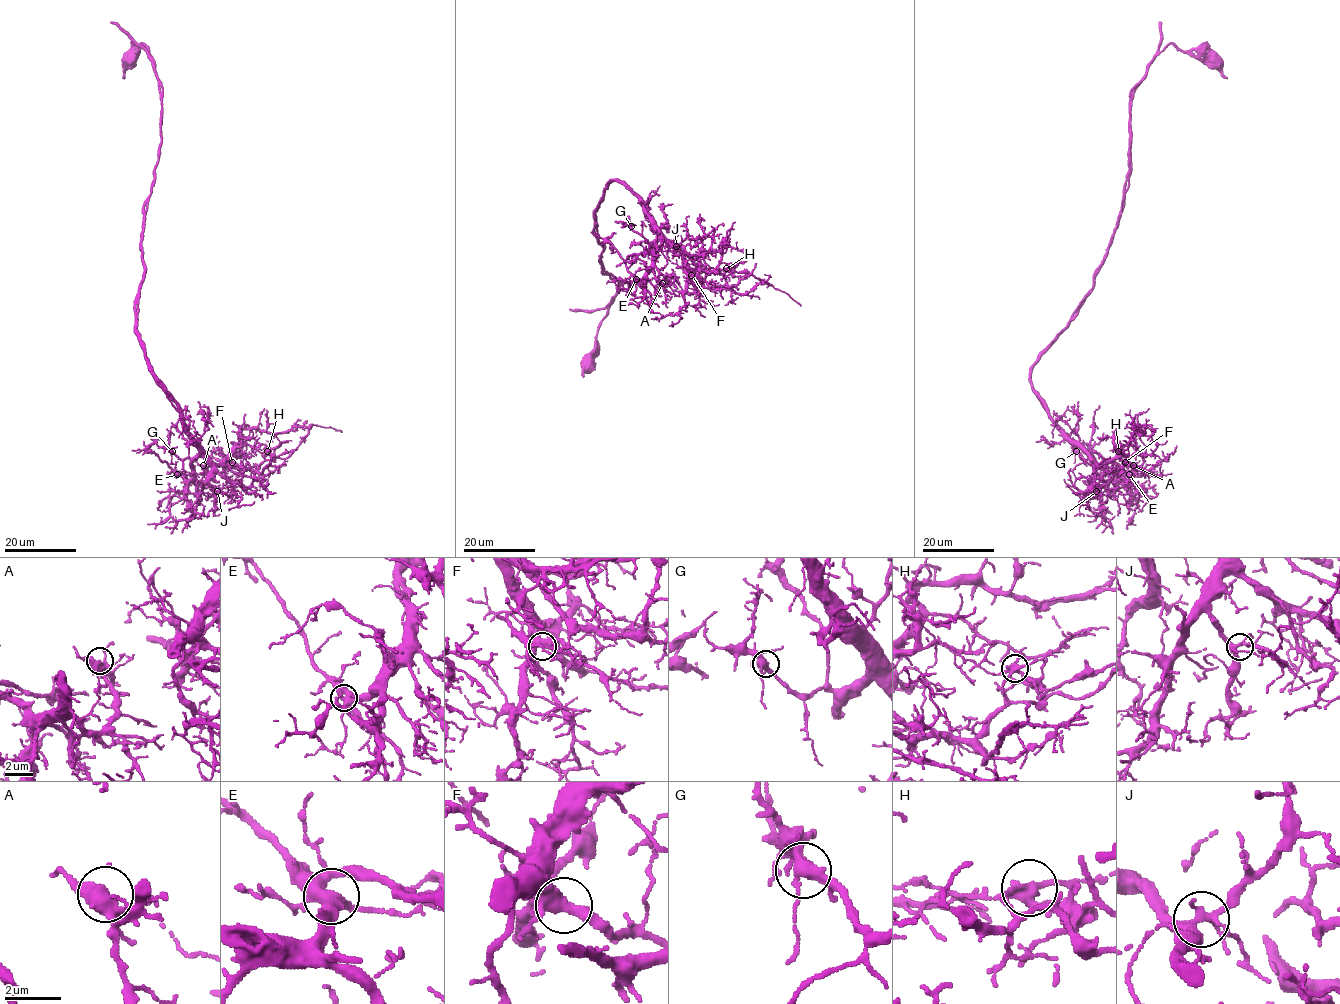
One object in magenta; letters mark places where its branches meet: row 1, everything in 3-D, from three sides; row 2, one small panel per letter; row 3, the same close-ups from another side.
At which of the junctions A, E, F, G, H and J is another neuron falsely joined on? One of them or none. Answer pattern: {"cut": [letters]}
{"cut": ["H"]}

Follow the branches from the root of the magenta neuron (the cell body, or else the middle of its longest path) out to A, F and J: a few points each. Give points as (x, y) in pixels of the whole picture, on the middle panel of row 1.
A: (588, 363), (620, 282), (601, 264), (595, 214), (613, 180), (638, 198), (657, 234), (651, 255), (662, 283)
F: (588, 363), (598, 326), (620, 282), (601, 264), (595, 214), (613, 180), (638, 198), (691, 275)
J: (588, 363), (598, 326), (620, 282), (601, 264), (595, 209), (604, 189), (613, 180), (622, 184), (676, 246)

